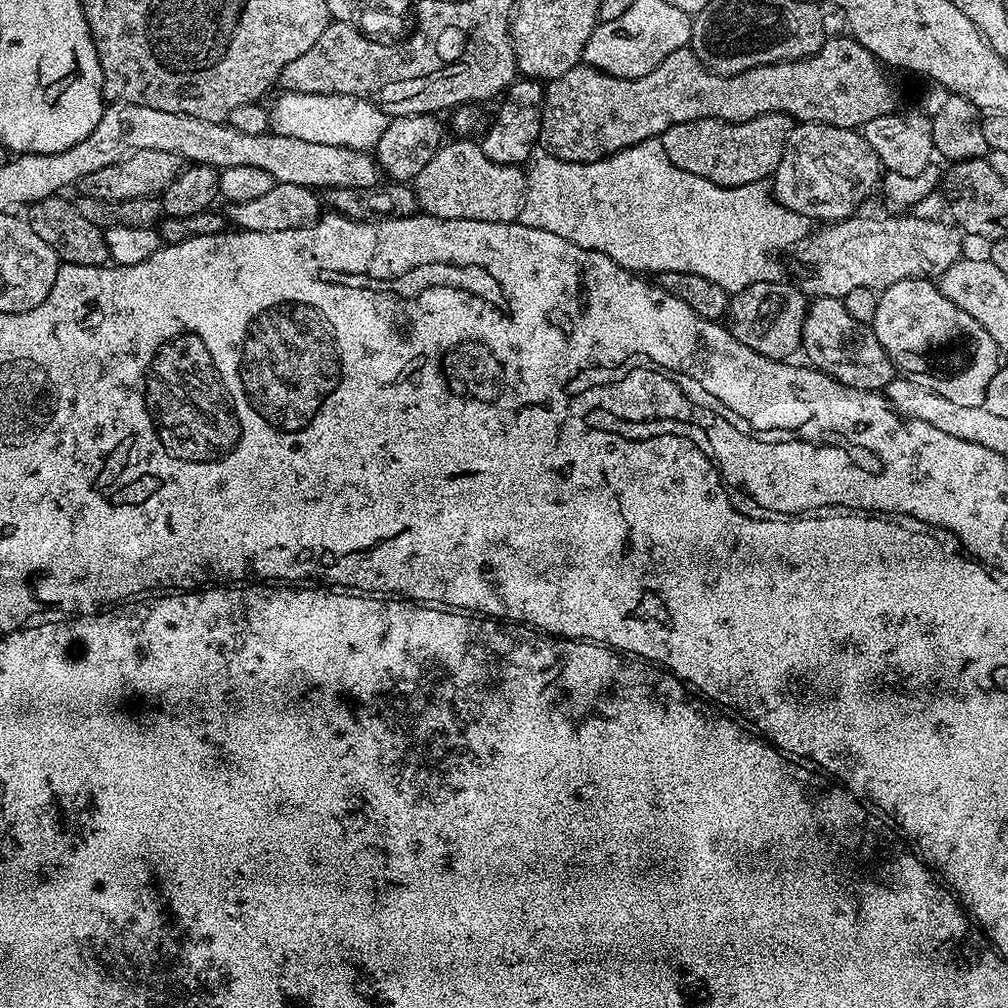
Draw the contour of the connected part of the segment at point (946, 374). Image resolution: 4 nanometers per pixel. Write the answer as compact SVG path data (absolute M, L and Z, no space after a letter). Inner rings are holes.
M928 278L894 282L894 286L883 289L879 297L878 314L874 314L871 326L897 369L907 379L918 382L918 386L926 386L926 390L934 390L934 394L942 394L942 398L950 402L961 406L984 406L986 386L990 386L990 378L994 378L1002 363L1000 347L990 334L986 334L984 327L975 318L970 318L966 310L958 310L958 306L954 306L954 302L950 302L940 287Z

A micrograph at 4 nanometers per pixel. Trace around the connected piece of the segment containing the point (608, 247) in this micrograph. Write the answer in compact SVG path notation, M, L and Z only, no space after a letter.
M659 138L644 140L641 144L635 144L615 152L613 156L607 156L604 160L595 160L579 164L578 162L566 162L553 156L544 154L531 161L527 169L528 189L526 190L526 202L522 206L522 214L519 223L526 226L534 226L538 230L550 230L550 234L558 234L558 238L566 238L566 242L574 242L574 246L582 246L586 250L594 250L606 254L618 266L629 268L637 274L659 274L661 272L685 272L686 274L702 274L702 278L710 278L710 282L718 282L729 294L741 292L746 286L750 286L759 280L769 279L772 272L772 255L775 252L784 252L788 247L799 245L808 239L810 235L810 221L807 216L798 214L776 201L771 187L767 183L747 184L737 188L723 188L706 178L698 178L698 174L686 174L686 170L678 170L670 158L666 158L666 150Z

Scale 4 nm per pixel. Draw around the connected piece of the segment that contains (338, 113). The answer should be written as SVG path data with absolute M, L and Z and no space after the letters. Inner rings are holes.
M283 91L270 110L271 131L283 137L330 146L346 146L356 151L371 151L385 133L389 117L366 99L352 95L318 95Z

